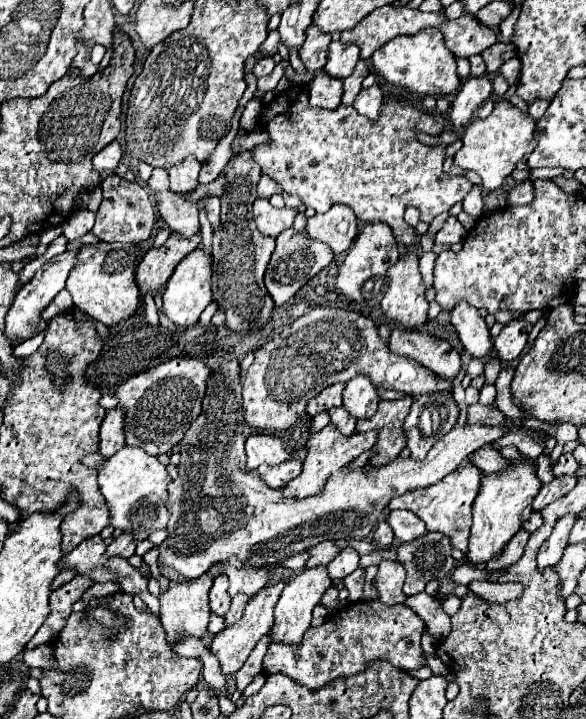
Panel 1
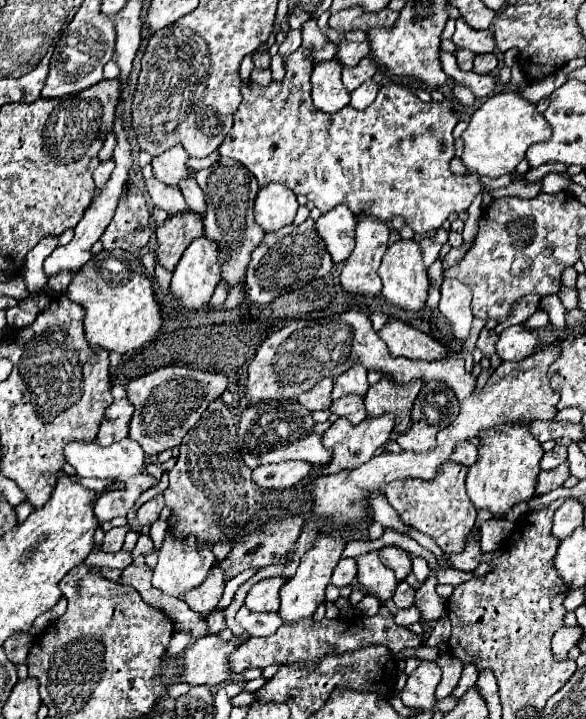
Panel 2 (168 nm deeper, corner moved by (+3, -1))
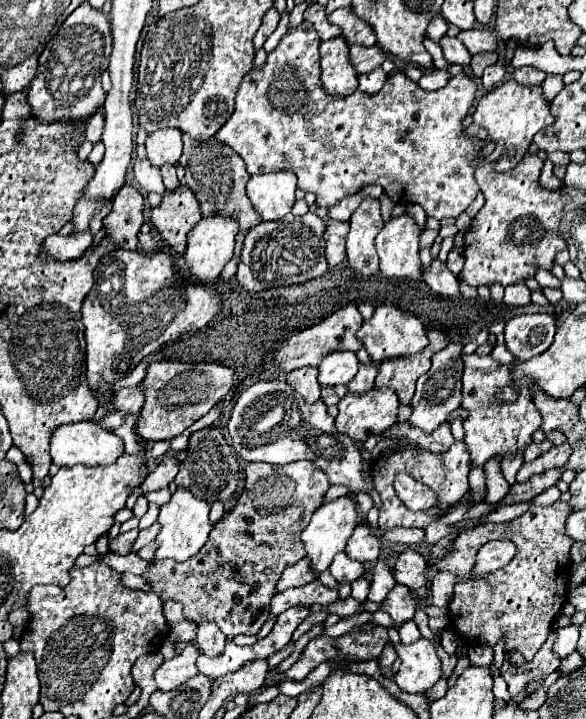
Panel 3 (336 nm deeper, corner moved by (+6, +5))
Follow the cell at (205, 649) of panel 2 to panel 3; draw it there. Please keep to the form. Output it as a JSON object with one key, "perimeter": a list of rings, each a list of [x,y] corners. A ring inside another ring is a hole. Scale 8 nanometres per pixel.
{"perimeter":[[[188,642],[172,660],[164,660],[162,666],[154,674],[158,690],[164,690],[164,692],[174,690],[188,678],[194,678],[198,674],[196,660],[200,654],[202,654],[202,650],[196,644]]]}

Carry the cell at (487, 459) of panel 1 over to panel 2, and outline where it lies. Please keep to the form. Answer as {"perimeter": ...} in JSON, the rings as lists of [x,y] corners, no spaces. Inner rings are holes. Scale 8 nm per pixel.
{"perimeter":[[[461,442],[457,444],[457,448],[453,448],[453,456],[449,456],[449,460],[471,466],[477,460],[477,446],[473,446],[471,442]]]}

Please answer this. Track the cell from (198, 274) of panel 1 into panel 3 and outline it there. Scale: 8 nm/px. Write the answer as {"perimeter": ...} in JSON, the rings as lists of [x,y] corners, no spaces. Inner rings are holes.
{"perimeter":[[[202,218],[188,232],[184,262],[202,284],[214,284],[222,268],[232,260],[238,222],[226,218]]]}

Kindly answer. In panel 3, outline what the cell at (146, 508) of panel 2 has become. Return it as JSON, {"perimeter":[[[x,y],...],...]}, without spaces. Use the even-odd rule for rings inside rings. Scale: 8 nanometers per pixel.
{"perimeter":[[[170,450],[166,454],[166,458],[160,462],[160,466],[148,474],[142,482],[142,492],[152,492],[152,490],[162,490],[168,488],[168,484],[174,480],[174,476],[178,474],[178,460],[174,458],[174,450]]]}

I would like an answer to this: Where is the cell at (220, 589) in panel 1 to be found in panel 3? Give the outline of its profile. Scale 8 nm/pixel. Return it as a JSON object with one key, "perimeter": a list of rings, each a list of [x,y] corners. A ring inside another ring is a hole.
{"perimeter":[[[214,620],[198,622],[196,644],[200,646],[200,650],[202,650],[206,656],[218,656],[218,654],[224,650],[226,636],[220,632],[220,628],[218,628],[218,624],[216,624]]]}

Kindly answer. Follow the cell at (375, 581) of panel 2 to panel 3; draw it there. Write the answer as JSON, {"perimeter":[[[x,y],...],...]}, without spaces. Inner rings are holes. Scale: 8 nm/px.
{"perimeter":[[[358,524],[356,530],[354,530],[354,534],[350,536],[350,542],[346,546],[346,554],[352,560],[358,560],[362,564],[368,564],[372,560],[378,560],[380,542],[378,542],[376,534],[368,526]]]}

